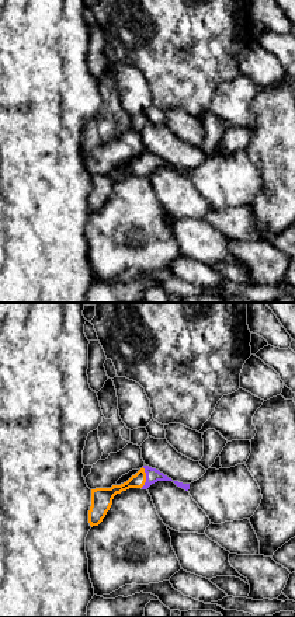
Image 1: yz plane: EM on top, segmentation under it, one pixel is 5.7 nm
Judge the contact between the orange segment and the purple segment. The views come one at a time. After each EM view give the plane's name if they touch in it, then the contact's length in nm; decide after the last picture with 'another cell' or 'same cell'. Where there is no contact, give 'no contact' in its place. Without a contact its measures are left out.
meets orange in yz; contact 120 nm long

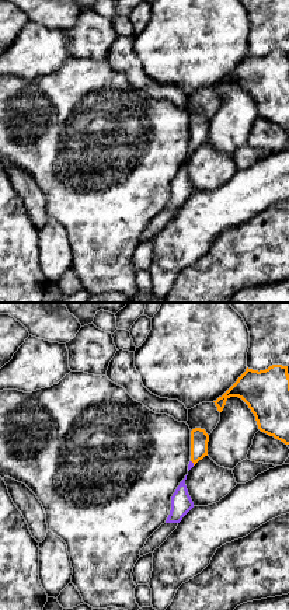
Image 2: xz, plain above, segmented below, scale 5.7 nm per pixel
meets orange in xz; contact 40 nm long

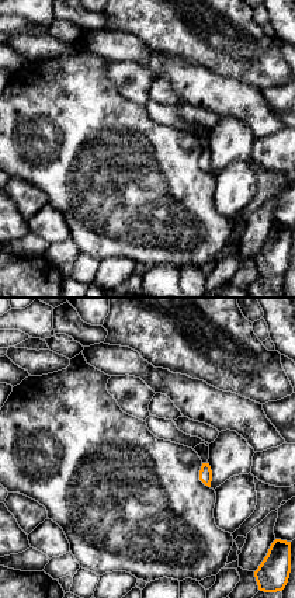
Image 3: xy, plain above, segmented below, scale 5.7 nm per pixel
no contact

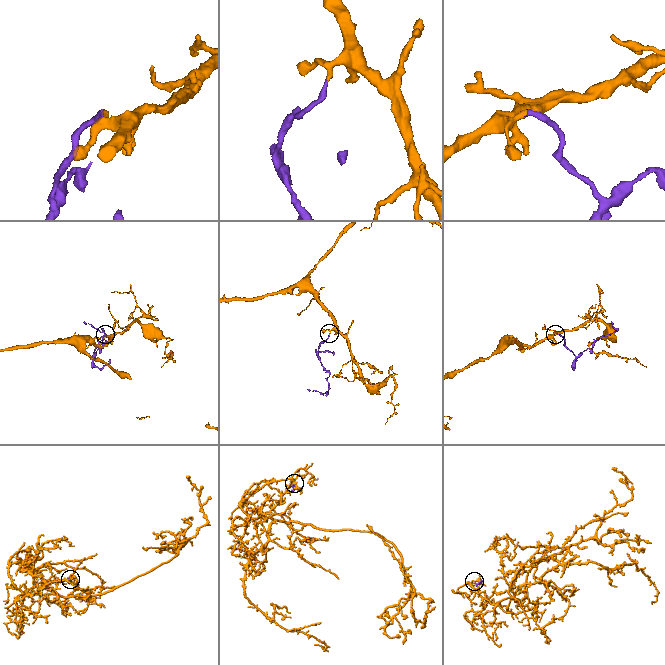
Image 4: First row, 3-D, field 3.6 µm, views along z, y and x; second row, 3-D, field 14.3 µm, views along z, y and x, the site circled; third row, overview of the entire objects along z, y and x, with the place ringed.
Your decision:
same cell

